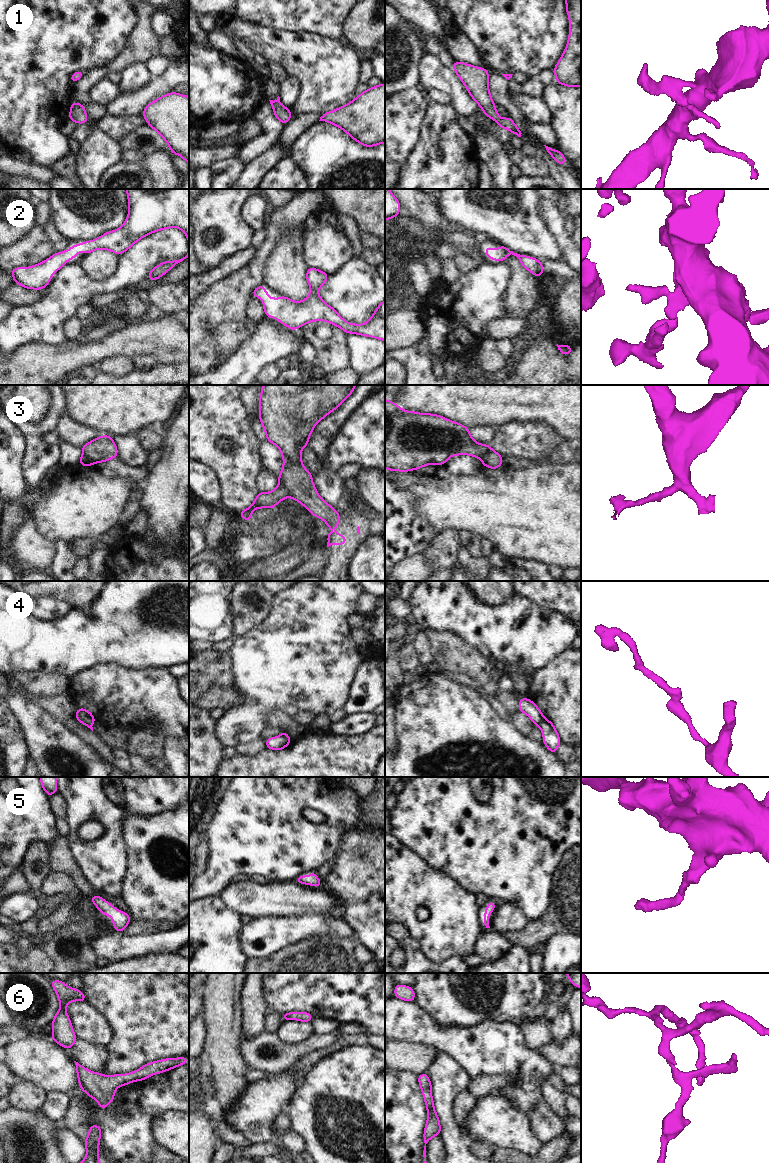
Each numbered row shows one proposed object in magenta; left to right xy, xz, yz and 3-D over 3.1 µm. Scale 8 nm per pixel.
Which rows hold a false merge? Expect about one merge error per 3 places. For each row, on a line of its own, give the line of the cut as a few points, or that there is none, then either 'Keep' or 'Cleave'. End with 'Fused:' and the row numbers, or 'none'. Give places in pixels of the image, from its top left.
1: No split. Keep
2: No split. Keep
3: Split along xz (279, 483), (289, 495). Cleave
4: Split along yz (545, 719), (539, 725). Cleave
5: No split. Keep
6: No split. Keep
Fused: 3, 4

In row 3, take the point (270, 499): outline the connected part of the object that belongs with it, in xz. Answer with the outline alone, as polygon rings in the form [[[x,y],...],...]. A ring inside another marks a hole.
[[[279,483],[271,492],[259,492],[252,505],[238,514],[238,517],[251,521],[251,514],[254,510],[259,508],[275,508],[280,501],[286,499],[288,496],[289,493]]]

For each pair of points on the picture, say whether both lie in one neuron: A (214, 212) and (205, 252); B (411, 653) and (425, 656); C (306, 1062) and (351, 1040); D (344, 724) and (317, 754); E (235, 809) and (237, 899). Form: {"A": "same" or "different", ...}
{"A": "same", "B": "different", "C": "same", "D": "different", "E": "different"}

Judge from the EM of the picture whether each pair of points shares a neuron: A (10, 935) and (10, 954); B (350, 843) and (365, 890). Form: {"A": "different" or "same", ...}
{"A": "same", "B": "same"}

